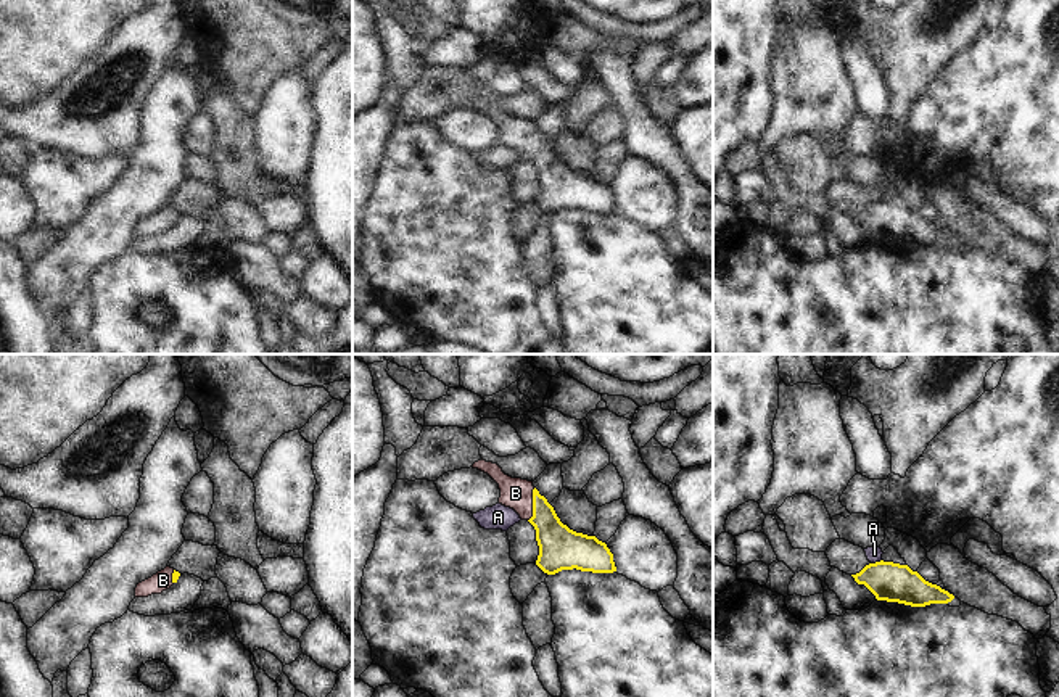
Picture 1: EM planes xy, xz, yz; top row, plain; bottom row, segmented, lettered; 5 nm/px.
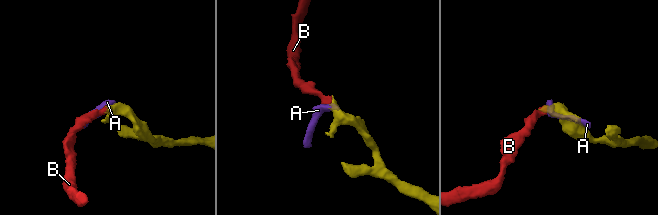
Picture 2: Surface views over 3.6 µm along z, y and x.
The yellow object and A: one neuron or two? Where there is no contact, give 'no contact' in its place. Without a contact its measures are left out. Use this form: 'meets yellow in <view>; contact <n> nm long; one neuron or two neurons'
meets yellow in yz; contact 60 nm long; two neurons

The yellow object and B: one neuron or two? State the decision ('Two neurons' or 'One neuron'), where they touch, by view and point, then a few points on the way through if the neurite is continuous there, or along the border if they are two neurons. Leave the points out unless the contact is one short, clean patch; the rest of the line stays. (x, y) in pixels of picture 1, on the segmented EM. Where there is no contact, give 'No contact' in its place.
One neuron. Touches yellow at xz (533, 504). Path across: xz (559, 546), (533, 504), (515, 493)

